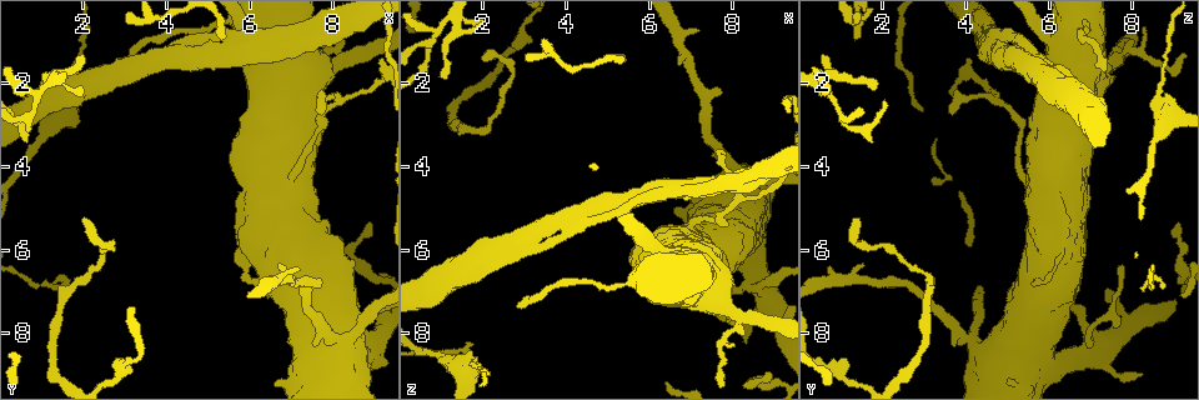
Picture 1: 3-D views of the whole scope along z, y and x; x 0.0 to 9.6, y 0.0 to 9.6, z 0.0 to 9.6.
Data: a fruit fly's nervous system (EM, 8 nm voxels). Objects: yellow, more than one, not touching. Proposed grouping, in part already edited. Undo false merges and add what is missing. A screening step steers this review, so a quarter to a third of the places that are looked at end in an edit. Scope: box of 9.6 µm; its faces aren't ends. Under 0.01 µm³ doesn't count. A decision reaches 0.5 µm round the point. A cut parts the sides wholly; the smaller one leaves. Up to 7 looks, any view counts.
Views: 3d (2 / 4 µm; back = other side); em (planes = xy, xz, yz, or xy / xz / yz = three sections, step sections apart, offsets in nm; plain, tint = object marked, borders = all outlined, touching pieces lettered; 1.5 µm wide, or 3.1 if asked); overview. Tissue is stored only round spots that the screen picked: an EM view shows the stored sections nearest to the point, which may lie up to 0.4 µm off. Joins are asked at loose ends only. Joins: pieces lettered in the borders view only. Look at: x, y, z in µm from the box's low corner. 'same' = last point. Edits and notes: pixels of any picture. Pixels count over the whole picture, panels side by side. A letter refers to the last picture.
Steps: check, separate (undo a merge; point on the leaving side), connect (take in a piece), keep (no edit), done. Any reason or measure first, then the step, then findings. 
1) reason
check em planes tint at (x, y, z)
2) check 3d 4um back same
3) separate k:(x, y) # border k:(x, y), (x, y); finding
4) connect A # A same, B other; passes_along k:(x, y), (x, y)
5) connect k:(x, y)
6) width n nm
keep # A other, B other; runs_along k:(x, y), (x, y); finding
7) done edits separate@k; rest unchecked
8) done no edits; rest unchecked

four or more arms meet
check em yz step 8 borders at (8.70, 8.10, 7.15)

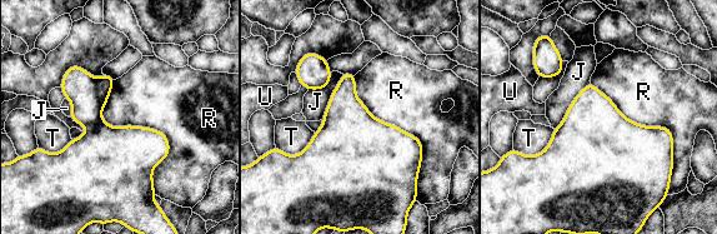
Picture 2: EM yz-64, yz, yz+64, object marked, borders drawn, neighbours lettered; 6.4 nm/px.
keep # J other, R other, T other, U other; border 2:(114, 80), (158, 194); one neuron here

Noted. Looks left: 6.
check em planes borders at (6.95, 4.35, 5.55)

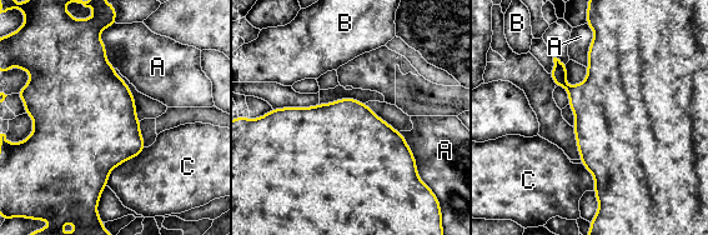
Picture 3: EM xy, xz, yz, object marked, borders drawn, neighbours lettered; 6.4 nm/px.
width 380 nm
keep # A other, B other, C other; border 3:(115, 23), (100, 40), (116, 68); continuous, no second neuron

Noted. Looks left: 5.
sharp bend
check 3d 4um at (7.70, 1.70, 9.00)

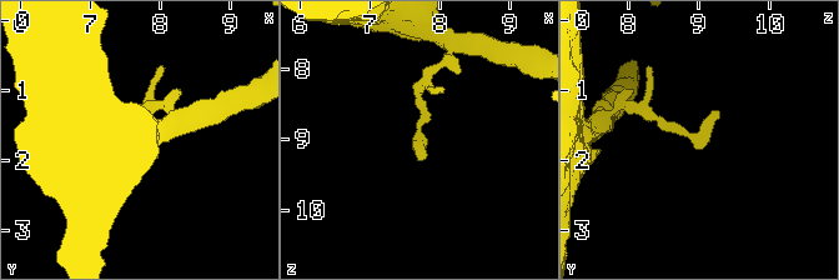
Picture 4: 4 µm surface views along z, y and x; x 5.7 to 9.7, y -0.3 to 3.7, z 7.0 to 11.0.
check em xy step 4 tint at (7.70, 1.65, 8.95)

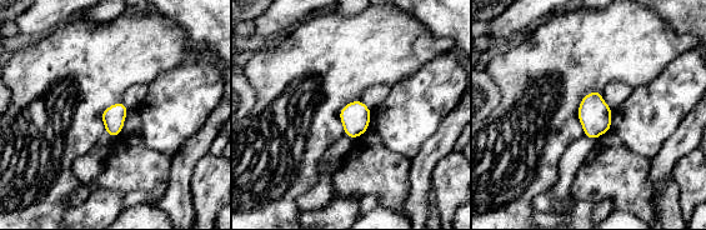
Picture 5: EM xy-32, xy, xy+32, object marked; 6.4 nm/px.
check em planes borders same

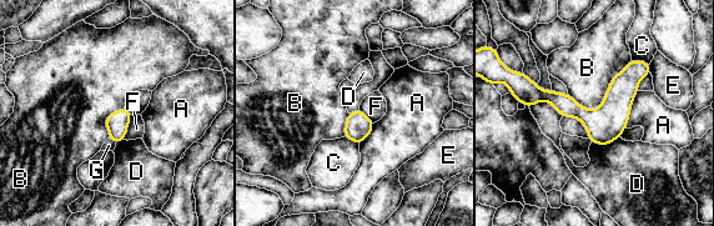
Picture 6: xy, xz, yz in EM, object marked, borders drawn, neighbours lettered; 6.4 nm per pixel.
keep # A other, B other, C other, D other, E other, F other, G other; border 6:(630, 59), (596, 108), (567, 93); continuous, no second neuron

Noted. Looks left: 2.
done no edits; rest unchecked

